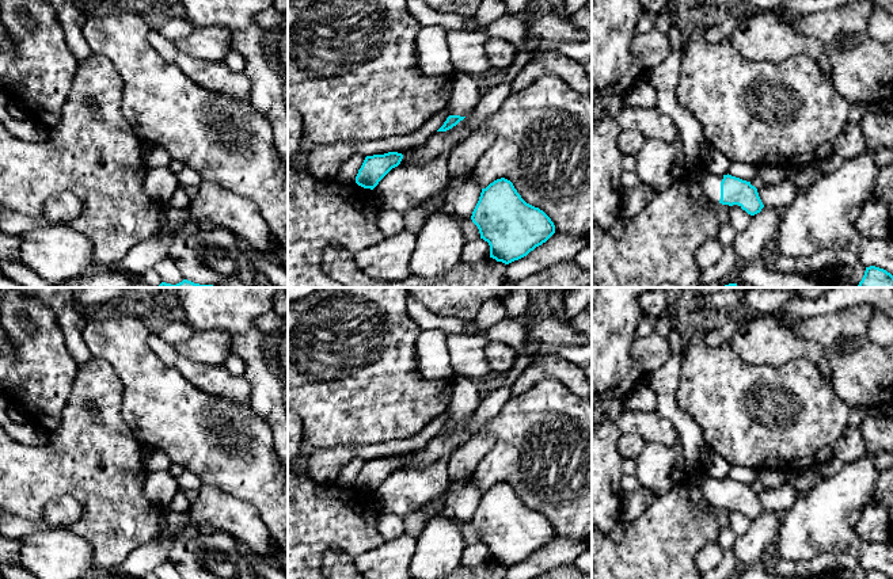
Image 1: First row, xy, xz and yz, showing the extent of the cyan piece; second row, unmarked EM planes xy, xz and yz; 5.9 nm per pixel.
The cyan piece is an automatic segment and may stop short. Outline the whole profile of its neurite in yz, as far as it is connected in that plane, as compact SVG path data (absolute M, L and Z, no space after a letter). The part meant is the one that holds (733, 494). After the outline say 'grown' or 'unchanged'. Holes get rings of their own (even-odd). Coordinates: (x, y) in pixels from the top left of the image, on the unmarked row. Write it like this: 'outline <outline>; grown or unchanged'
outline M704 473L695 483L704 498L717 507L741 511L748 518L755 519L764 511L757 492L750 485L732 479L715 479Z; grown

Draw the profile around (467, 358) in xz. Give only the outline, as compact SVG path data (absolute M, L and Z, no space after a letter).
M448 335L449 362L456 376L468 378L478 384L487 384L491 373L484 350L491 340L482 335Z

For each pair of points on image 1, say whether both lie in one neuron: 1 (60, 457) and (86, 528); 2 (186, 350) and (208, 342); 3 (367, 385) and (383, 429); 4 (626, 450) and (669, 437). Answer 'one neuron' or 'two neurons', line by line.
1: one neuron
2: one neuron
3: one neuron
4: two neurons

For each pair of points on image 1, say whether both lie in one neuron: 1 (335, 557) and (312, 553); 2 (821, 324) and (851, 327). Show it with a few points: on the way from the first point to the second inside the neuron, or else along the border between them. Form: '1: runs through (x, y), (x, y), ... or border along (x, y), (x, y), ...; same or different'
1: border along (353, 557), (339, 549), (330, 549), (320, 564); different
2: runs through (828, 327), (844, 327); same

